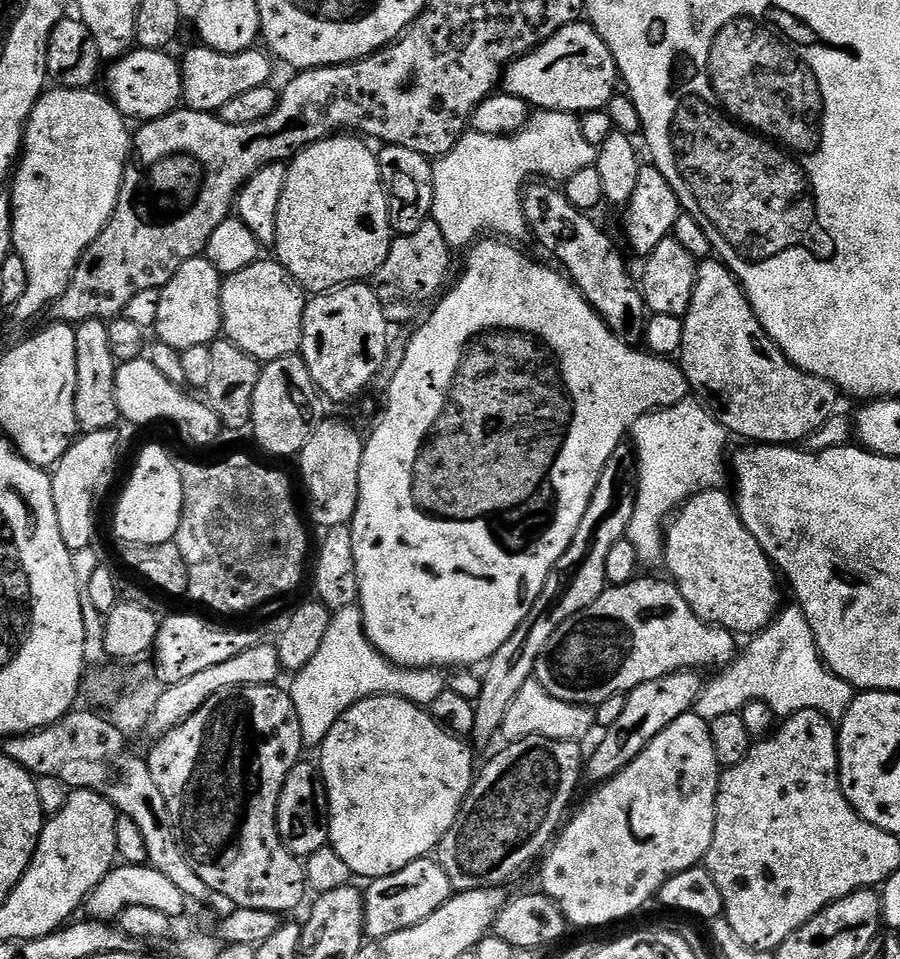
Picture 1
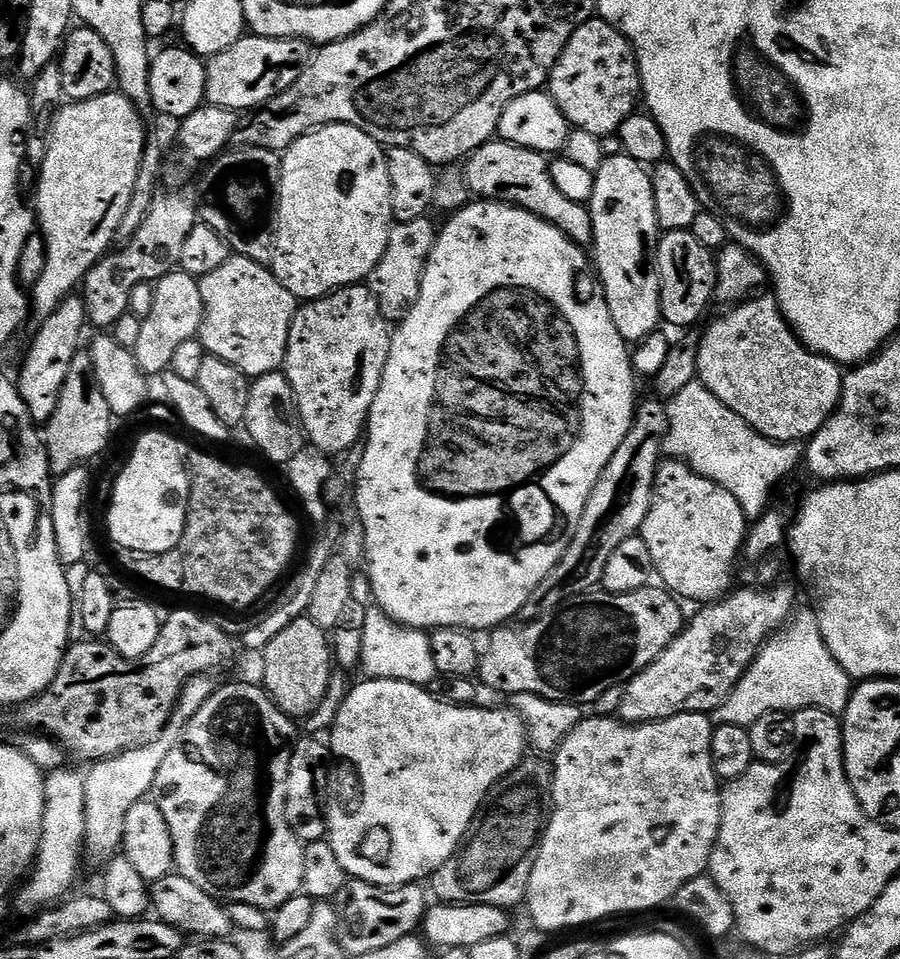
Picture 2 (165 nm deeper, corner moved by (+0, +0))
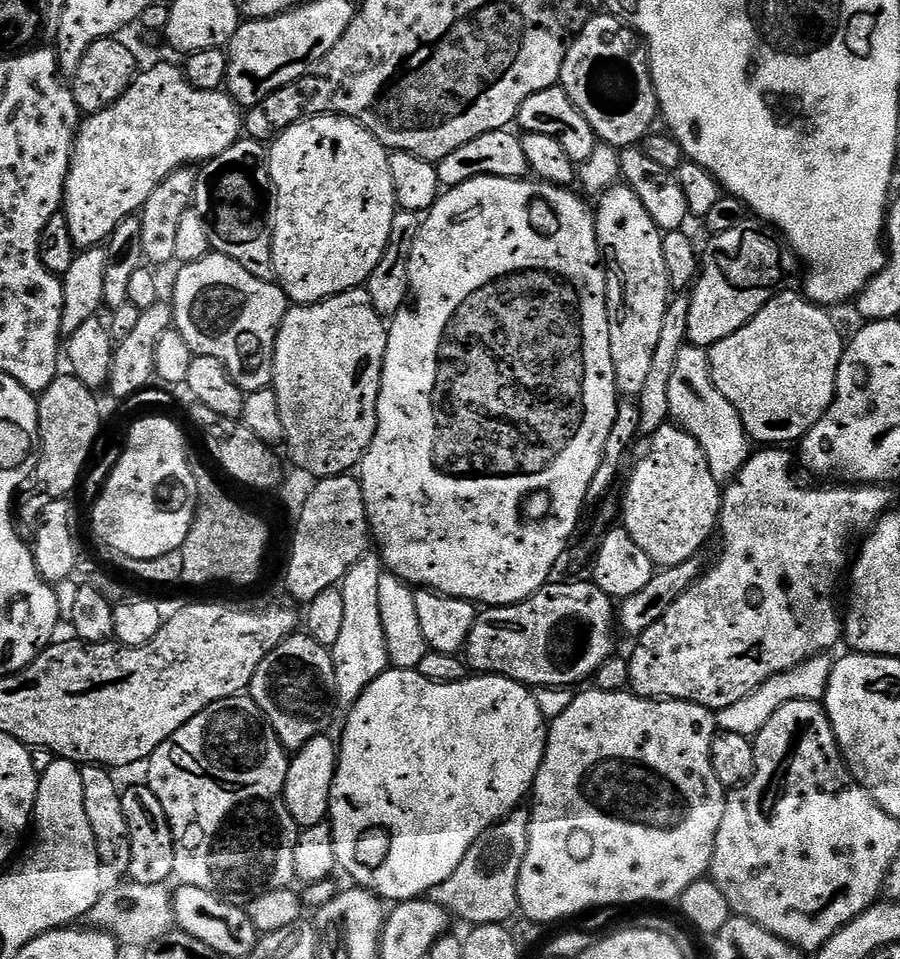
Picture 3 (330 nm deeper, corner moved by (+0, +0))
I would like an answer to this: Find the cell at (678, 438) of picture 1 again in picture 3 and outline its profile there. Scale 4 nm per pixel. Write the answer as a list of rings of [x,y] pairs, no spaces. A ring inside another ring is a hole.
[[[686,346],[682,354],[678,354],[678,362],[674,364],[674,375],[670,378],[670,410],[671,419],[679,427],[702,446],[708,459],[710,474],[718,482],[731,481],[744,468],[750,457],[750,437],[744,429],[742,418],[726,398],[714,386],[712,371],[708,361],[708,353],[703,348]]]

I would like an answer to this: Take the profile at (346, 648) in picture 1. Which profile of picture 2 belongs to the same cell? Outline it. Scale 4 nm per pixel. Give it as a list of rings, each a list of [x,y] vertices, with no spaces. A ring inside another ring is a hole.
[[[375,606],[369,608],[368,617],[364,620],[364,633],[360,636],[360,664],[364,667],[363,675],[373,680],[397,680],[398,682],[410,682],[411,684],[418,684],[421,686],[431,685],[432,681],[436,679],[438,673],[434,666],[434,653],[430,650],[429,633],[419,628],[408,628],[404,624],[396,623],[396,621],[390,619],[380,608]]]

